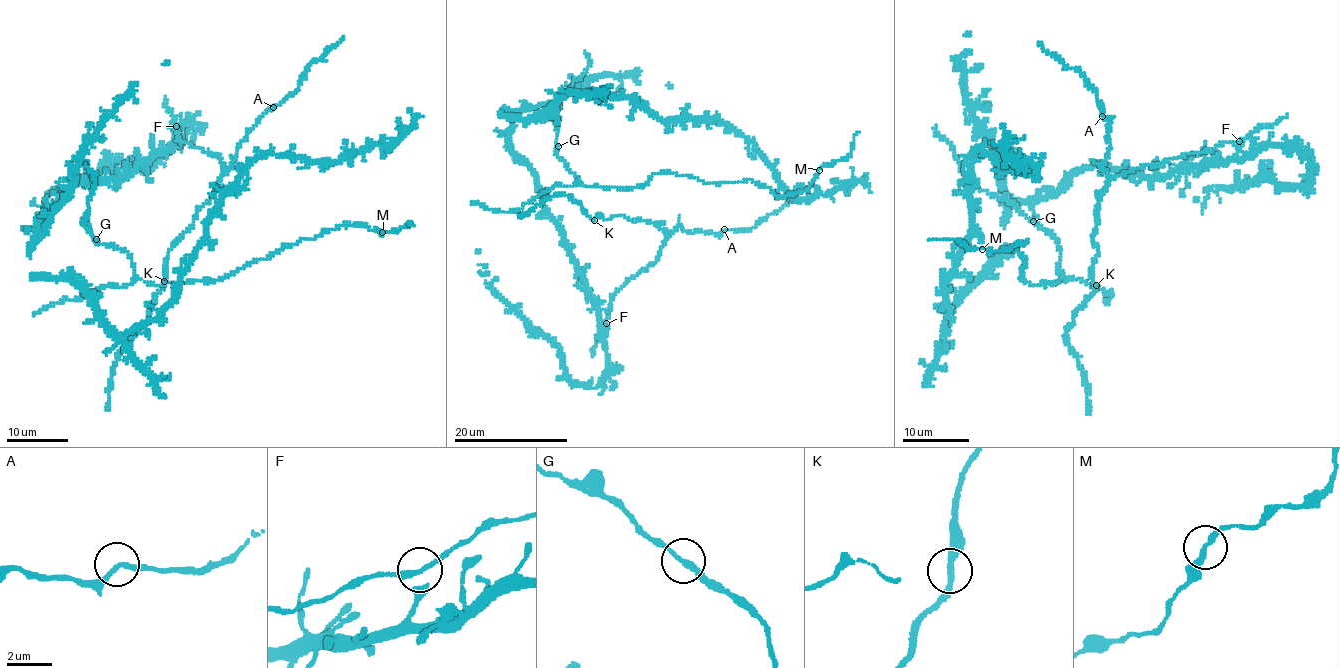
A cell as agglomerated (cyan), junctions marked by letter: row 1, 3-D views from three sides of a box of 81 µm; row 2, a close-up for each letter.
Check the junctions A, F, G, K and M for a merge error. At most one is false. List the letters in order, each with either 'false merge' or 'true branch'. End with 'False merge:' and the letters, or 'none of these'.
A: true branch
F: true branch
G: true branch
K: true branch
M: true branch
False merge: none of these

